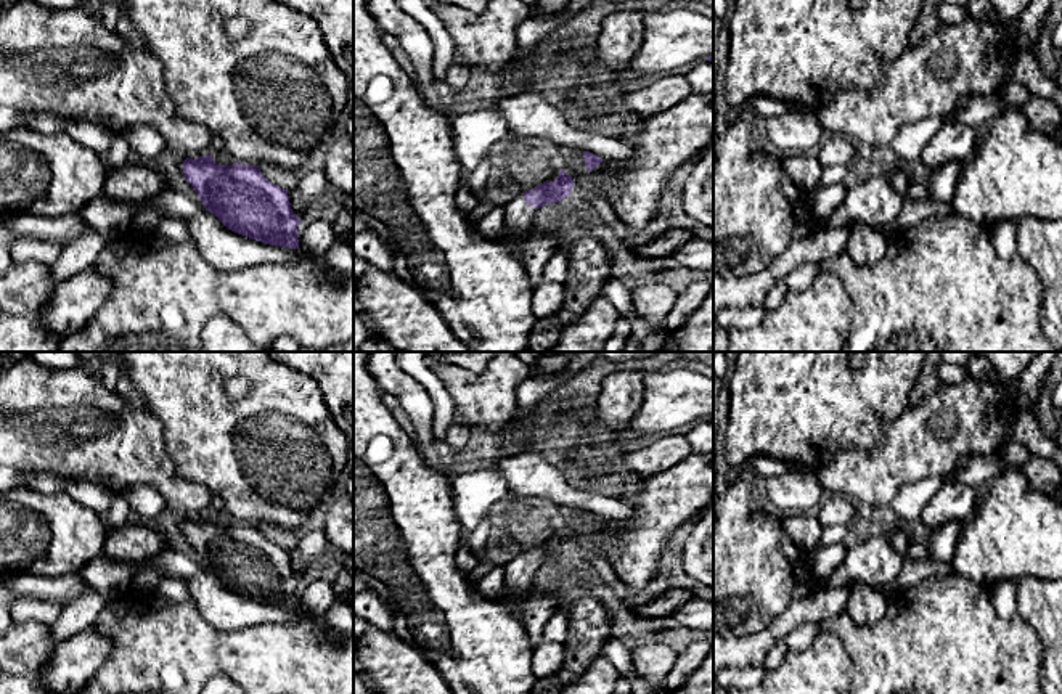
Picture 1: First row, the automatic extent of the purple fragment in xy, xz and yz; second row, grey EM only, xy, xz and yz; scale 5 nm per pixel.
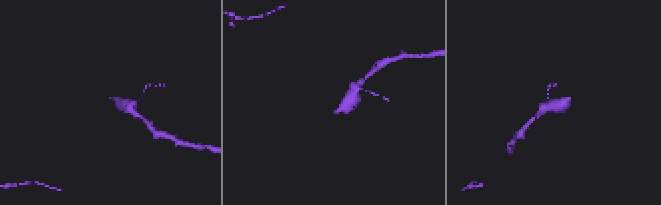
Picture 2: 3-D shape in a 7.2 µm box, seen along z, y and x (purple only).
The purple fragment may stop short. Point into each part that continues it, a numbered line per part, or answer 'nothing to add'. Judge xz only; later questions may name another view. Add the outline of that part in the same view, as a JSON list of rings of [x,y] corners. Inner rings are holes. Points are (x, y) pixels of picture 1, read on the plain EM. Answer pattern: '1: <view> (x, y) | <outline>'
1: xz (518, 575) | [[[524,554],[513,557],[506,564],[503,564],[501,569],[504,572],[506,591],[498,596],[496,601],[519,607],[529,590],[533,586],[533,577],[538,569],[529,565],[524,561]]]

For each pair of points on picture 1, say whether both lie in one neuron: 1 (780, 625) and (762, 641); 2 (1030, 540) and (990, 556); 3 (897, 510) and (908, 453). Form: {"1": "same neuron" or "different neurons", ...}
{"1": "same neuron", "2": "same neuron", "3": "different neurons"}

